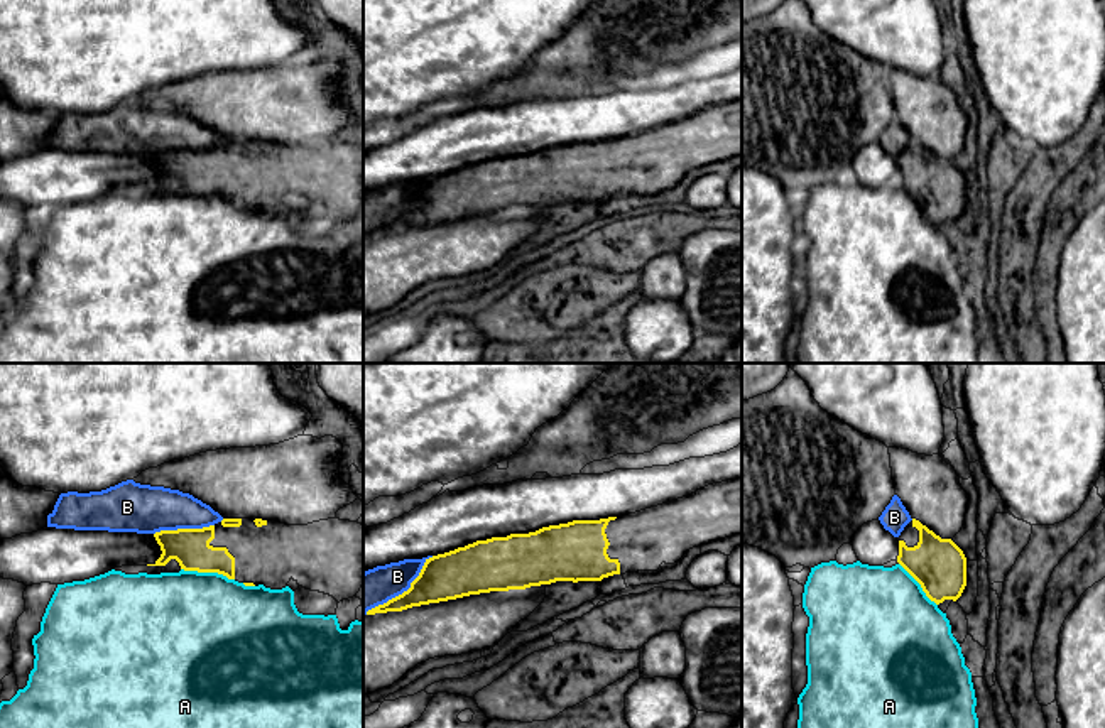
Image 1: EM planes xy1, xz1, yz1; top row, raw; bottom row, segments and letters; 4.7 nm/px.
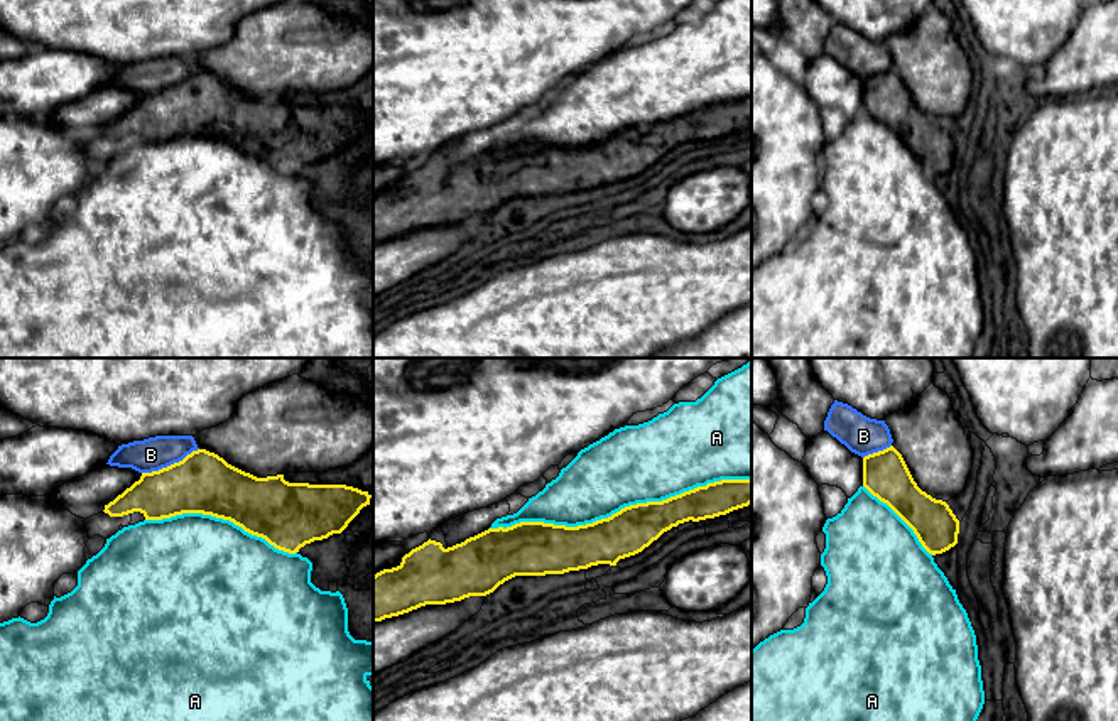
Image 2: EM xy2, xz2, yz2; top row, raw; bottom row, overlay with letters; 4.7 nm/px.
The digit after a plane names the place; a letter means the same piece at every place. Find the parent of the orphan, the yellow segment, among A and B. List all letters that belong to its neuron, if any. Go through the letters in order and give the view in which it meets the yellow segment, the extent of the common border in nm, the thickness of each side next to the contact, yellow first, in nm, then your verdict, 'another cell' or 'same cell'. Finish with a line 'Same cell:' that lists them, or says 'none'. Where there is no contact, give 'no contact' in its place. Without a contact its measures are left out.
A: meets yellow in xz2; contact 1250 nm long; 220 nm thick on the yellow side, 380 nm on the other; another cell
B: meets yellow in xz1; contact 420 nm long; 220 nm thick on the yellow side, 180 nm on the other; another cell
Same cell: none

